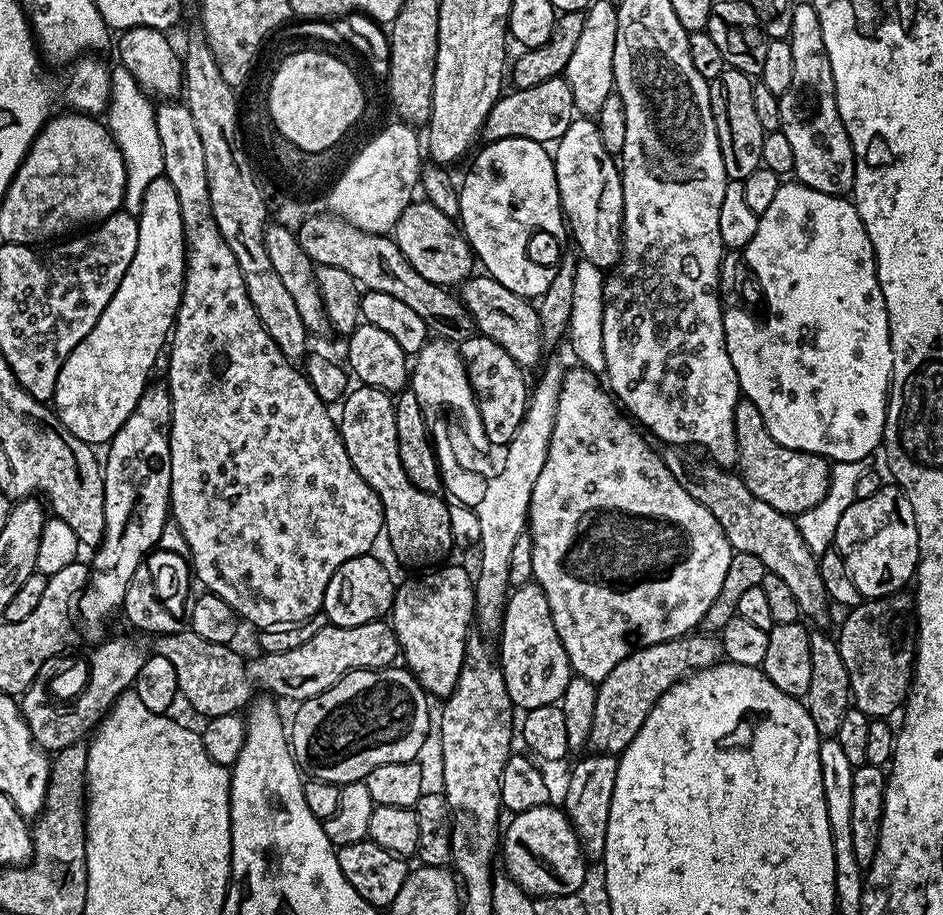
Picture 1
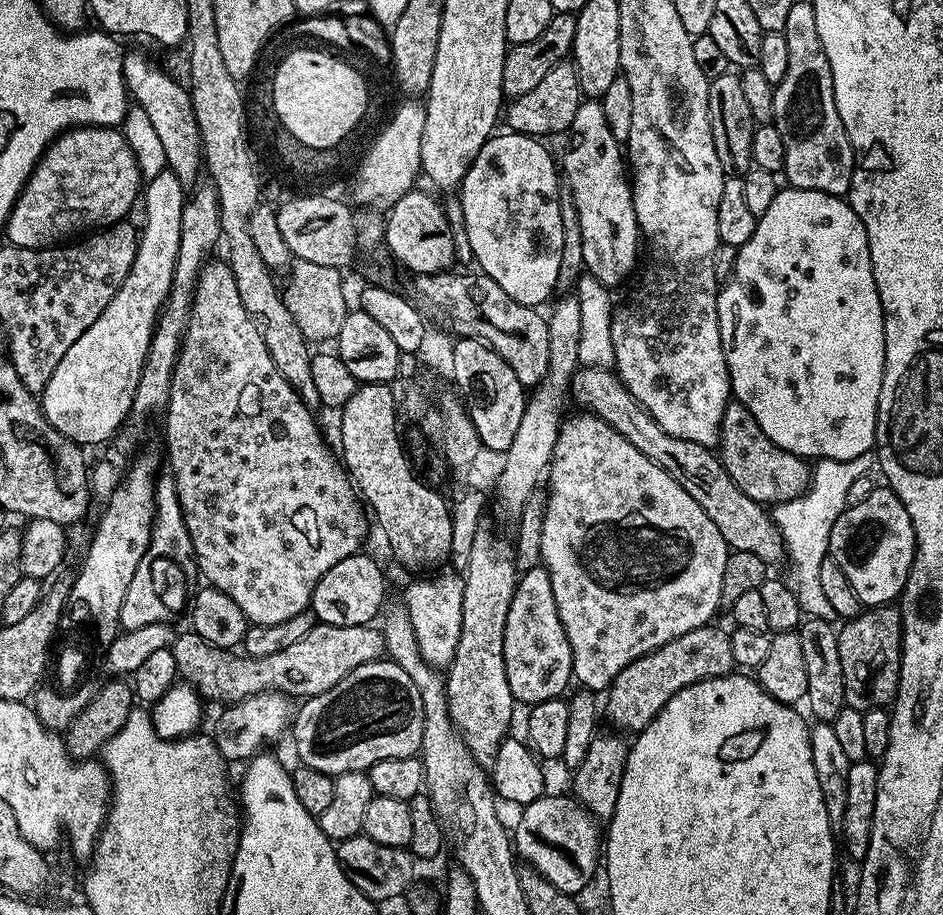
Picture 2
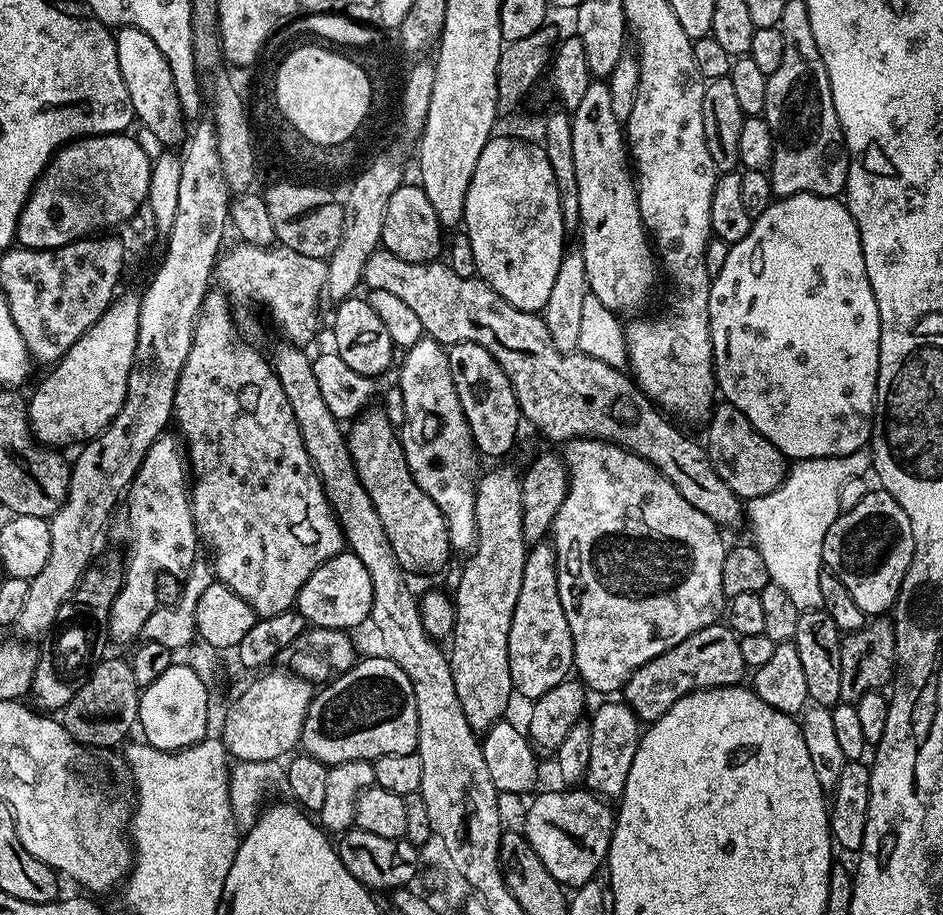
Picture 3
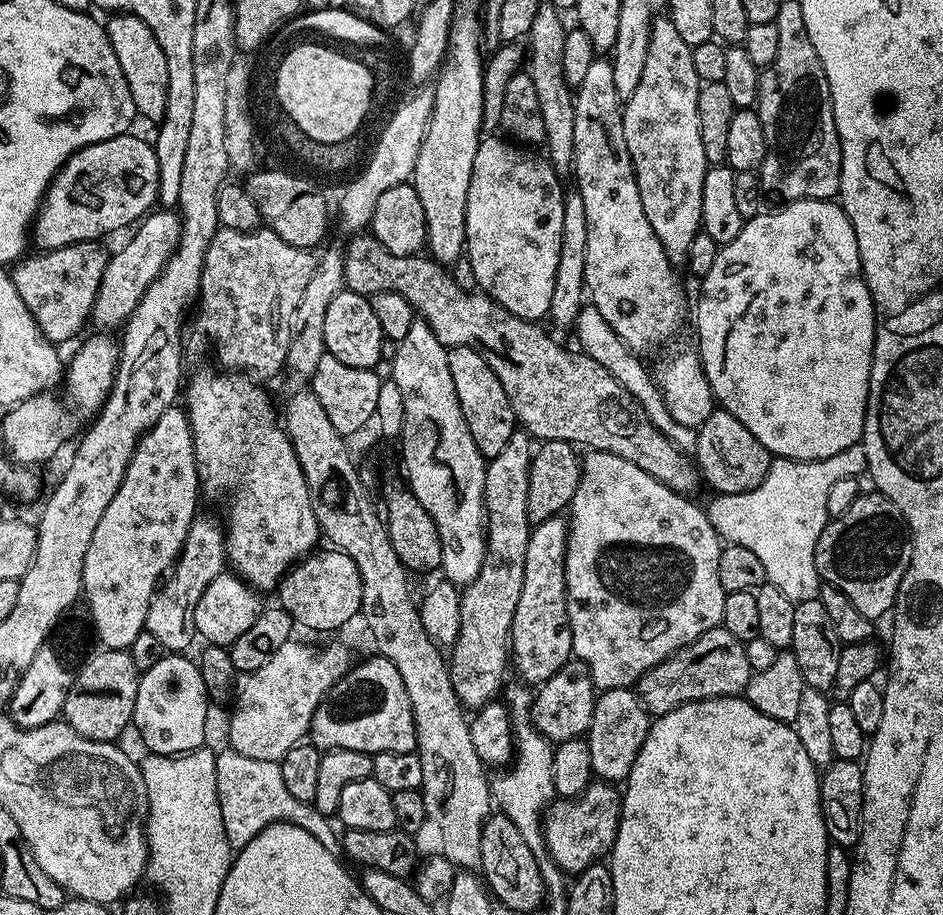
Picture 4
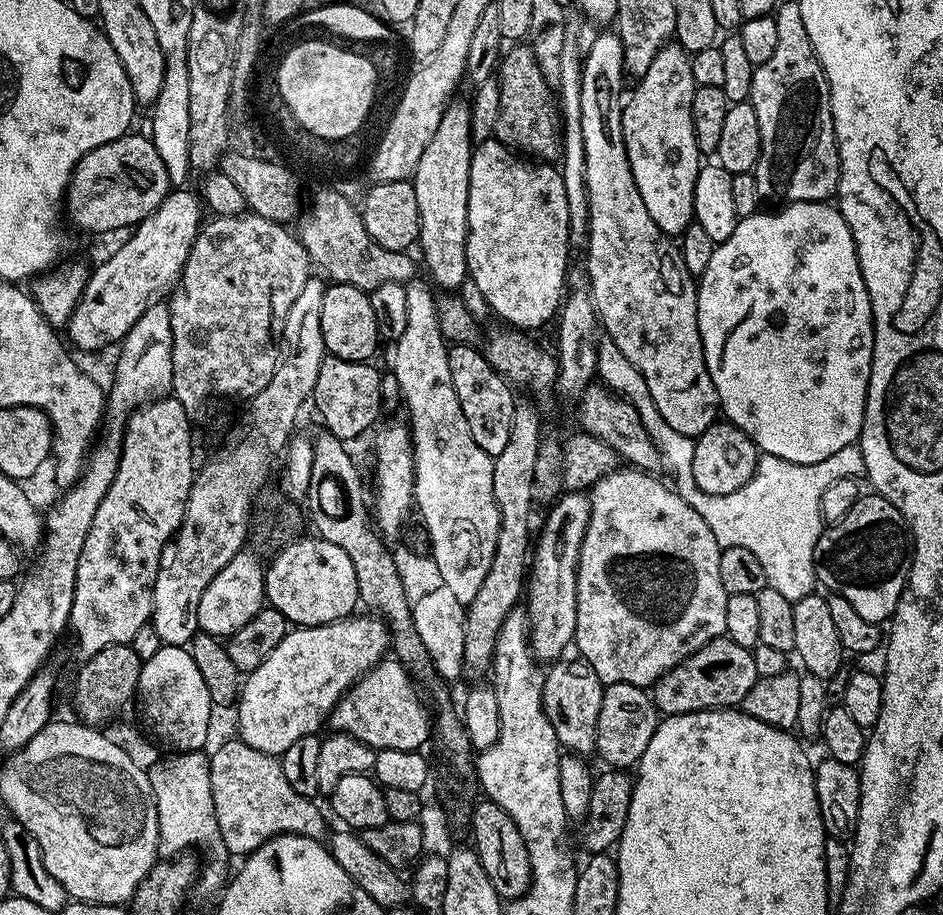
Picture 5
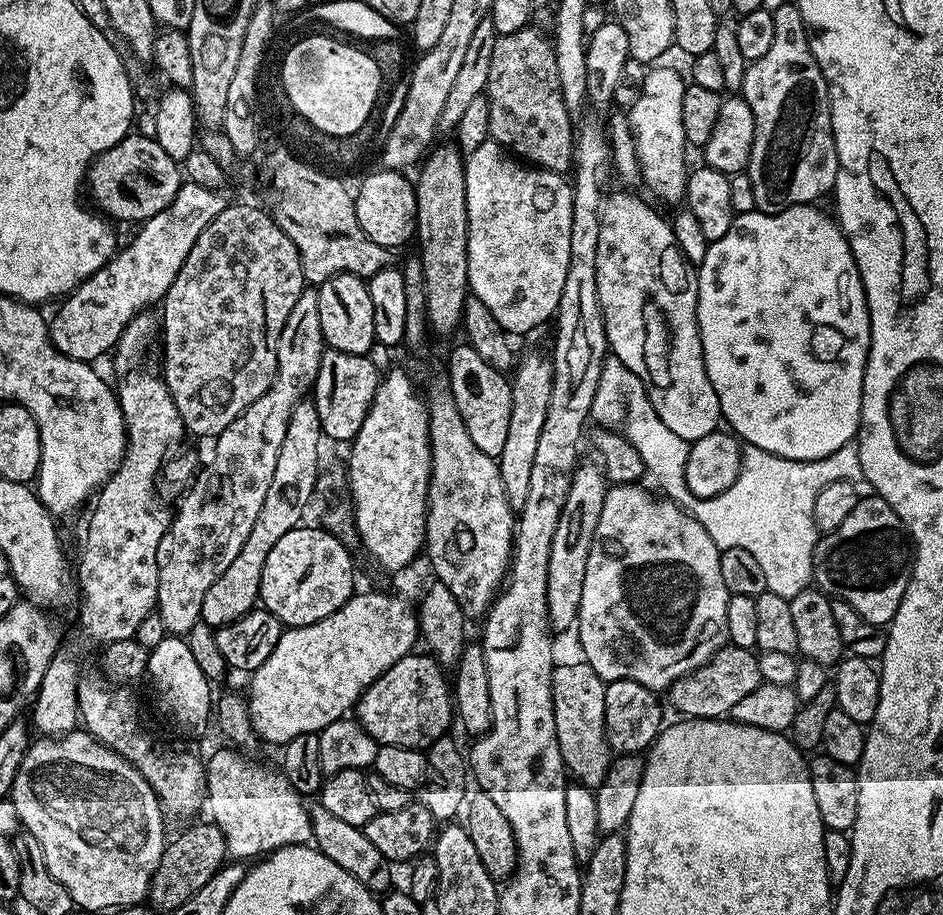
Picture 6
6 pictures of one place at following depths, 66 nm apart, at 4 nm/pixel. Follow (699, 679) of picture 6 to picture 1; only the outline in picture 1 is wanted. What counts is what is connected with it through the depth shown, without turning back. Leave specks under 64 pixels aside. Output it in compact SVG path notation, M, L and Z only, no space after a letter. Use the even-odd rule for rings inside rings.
M689 634L667 640L661 644L645 644L635 650L604 680L599 681L596 693L598 703L594 705L594 726L590 726L588 744L597 753L619 754L634 742L634 734L642 730L642 722L654 710L658 698L670 690L685 676L697 672L699 668L709 668L721 663L722 653L719 639L712 634Z

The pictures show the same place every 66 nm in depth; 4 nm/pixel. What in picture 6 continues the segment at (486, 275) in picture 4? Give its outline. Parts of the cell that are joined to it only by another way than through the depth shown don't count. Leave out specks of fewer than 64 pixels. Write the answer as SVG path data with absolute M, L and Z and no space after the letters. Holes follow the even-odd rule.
M489 139L478 146L478 150L467 153L464 161L466 178L466 214L468 215L468 286L470 292L482 300L483 305L494 314L494 318L508 334L528 332L544 324L556 315L562 298L562 286L566 286L566 270L570 270L570 222L572 221L572 186L561 173L545 168L529 166L511 155L497 140Z

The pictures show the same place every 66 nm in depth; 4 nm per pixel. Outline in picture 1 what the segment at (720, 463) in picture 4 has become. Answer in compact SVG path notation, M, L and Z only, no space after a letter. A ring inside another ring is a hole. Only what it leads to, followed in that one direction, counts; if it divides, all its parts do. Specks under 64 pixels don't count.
M741 398L734 406L734 438L734 464L737 464L735 467L738 475L750 490L750 494L754 494L754 498L762 498L766 506L774 506L774 510L795 518L818 506L818 502L826 498L830 475L829 461L808 452L790 450L790 446L782 446L782 442L774 442L754 402Z

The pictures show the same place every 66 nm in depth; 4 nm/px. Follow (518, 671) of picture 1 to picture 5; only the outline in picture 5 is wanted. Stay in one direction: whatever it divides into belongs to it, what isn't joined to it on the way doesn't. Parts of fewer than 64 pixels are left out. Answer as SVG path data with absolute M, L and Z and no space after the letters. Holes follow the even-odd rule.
M565 491L551 505L544 526L539 527L530 556L530 575L526 580L528 646L537 661L555 662L575 641L578 622L578 558L586 526L590 522L587 491Z

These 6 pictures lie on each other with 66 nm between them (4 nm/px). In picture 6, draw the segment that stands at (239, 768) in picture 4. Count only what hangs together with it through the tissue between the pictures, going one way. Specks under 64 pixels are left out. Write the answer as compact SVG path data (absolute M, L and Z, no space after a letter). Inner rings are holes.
M223 747L210 758L207 757L204 785L206 810L211 814L211 821L222 830L229 857L240 862L248 862L286 845L311 845L314 842L313 823L310 822L307 803L300 793L290 786L284 774L277 769L274 771L260 764L252 764L236 753L239 751Z

